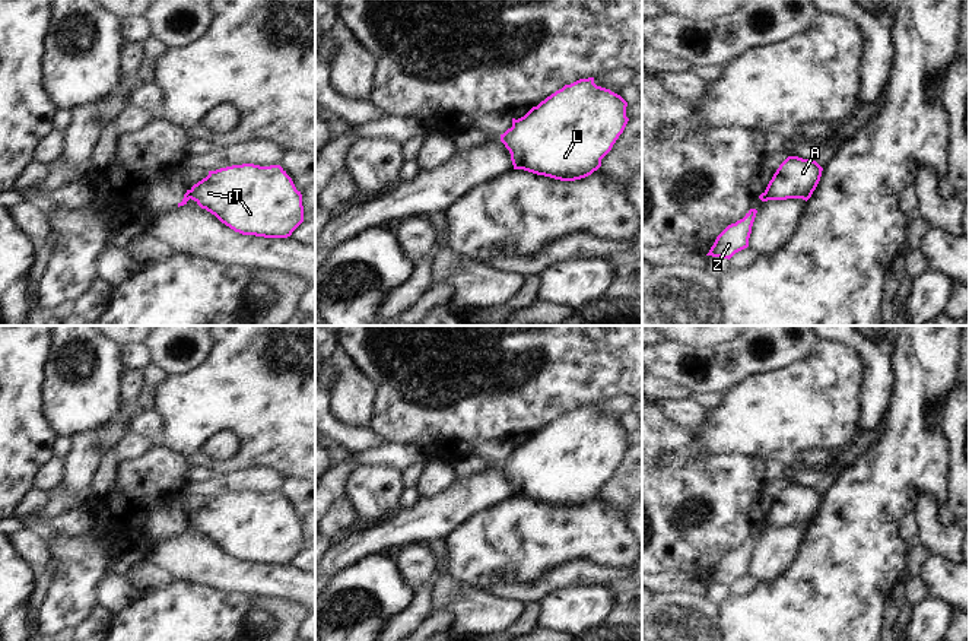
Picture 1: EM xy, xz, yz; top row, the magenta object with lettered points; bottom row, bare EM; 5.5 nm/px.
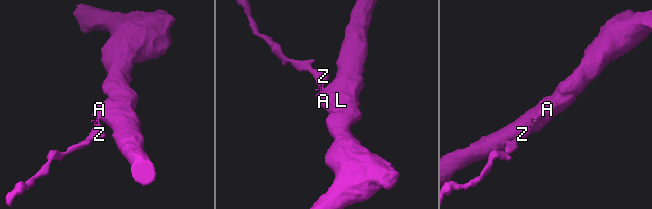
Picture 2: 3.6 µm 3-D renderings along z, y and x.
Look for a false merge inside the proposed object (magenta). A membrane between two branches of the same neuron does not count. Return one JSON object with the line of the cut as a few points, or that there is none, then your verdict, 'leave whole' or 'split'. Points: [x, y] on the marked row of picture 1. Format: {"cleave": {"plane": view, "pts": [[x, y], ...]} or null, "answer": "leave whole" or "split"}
{"cleave": {"plane": "yz", "pts": [[763, 193], [768, 199]]}, "answer": "split"}

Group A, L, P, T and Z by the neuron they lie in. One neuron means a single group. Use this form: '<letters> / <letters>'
A L P T / Z

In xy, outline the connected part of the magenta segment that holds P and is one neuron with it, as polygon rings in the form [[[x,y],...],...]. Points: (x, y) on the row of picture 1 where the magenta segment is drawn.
[[[280,165],[209,171],[187,194],[242,235],[287,238],[304,222],[302,194]]]

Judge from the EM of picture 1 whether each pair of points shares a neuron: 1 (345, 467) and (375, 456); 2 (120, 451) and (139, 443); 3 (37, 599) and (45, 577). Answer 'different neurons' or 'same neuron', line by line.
1: same neuron
2: same neuron
3: same neuron

